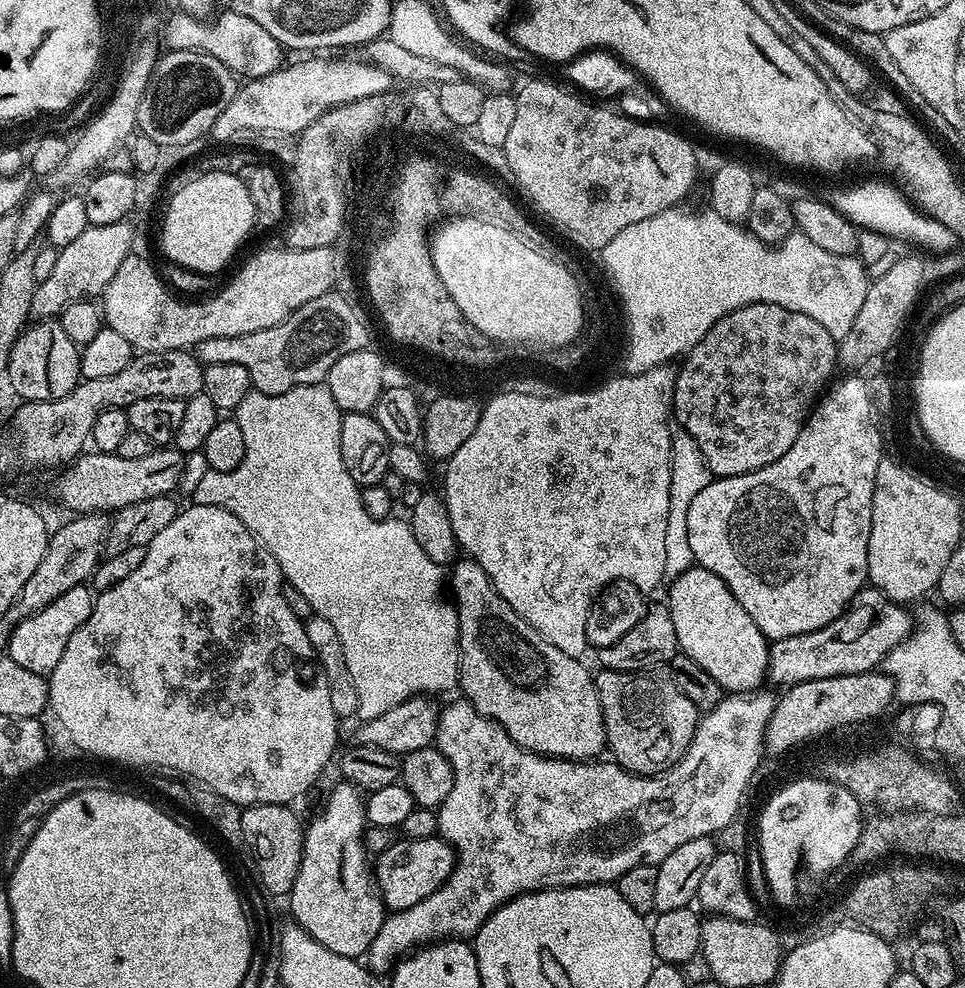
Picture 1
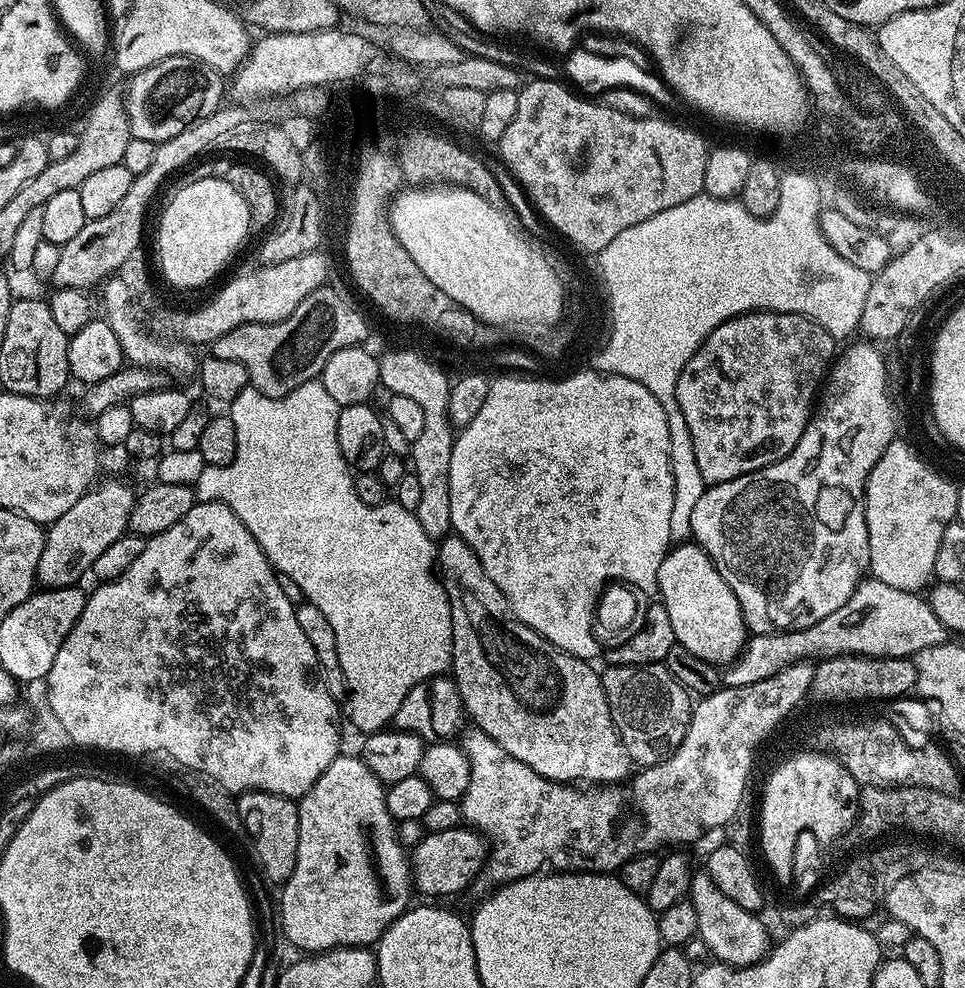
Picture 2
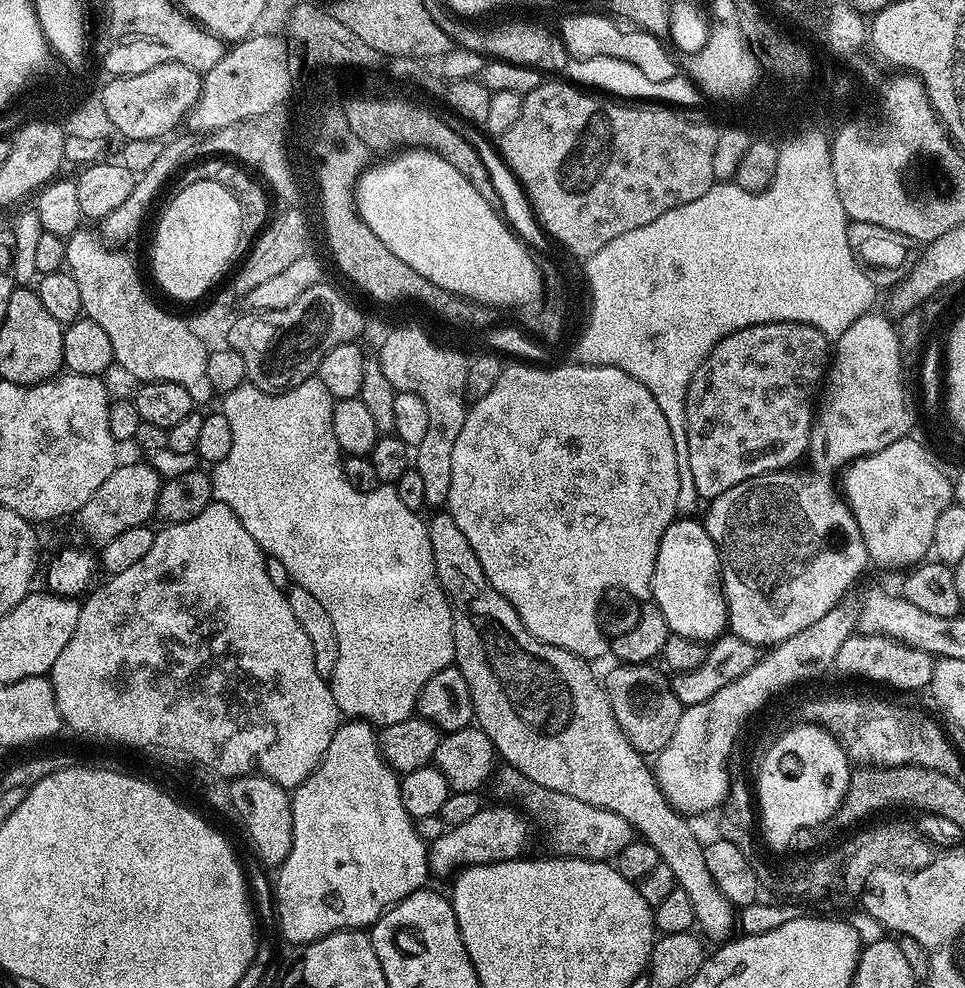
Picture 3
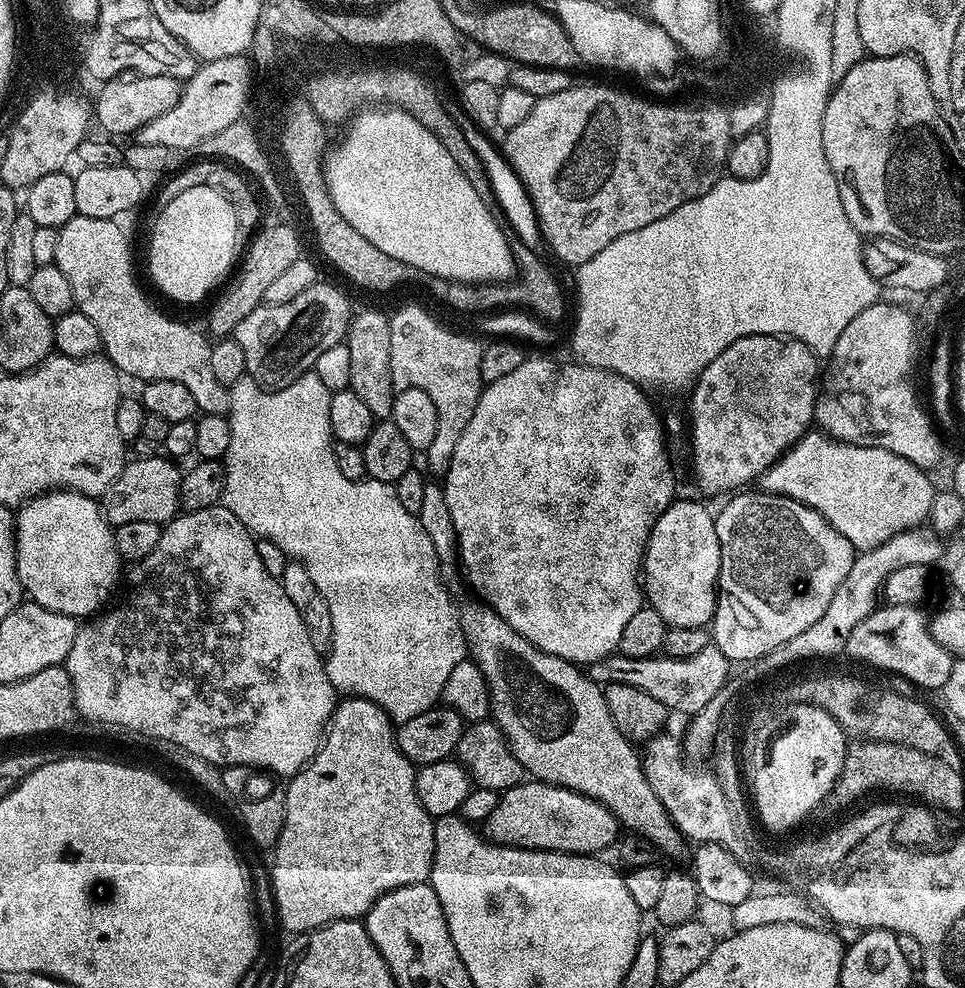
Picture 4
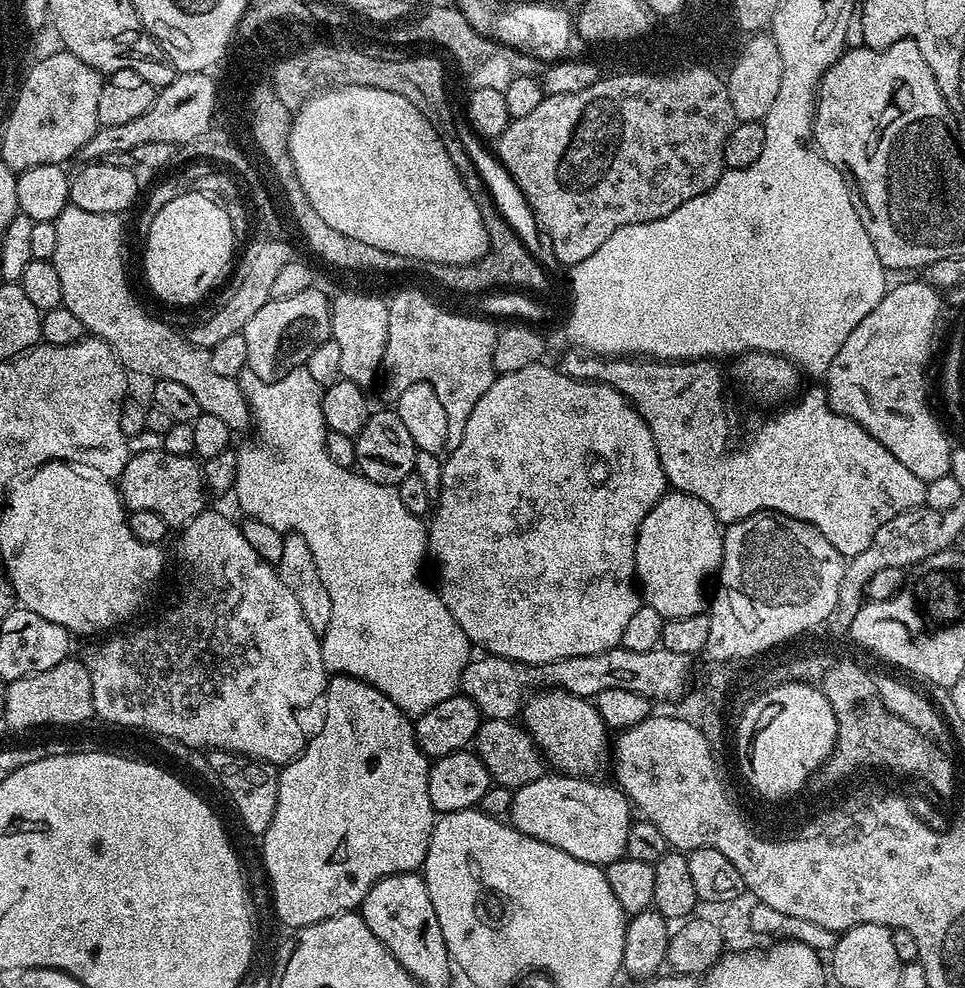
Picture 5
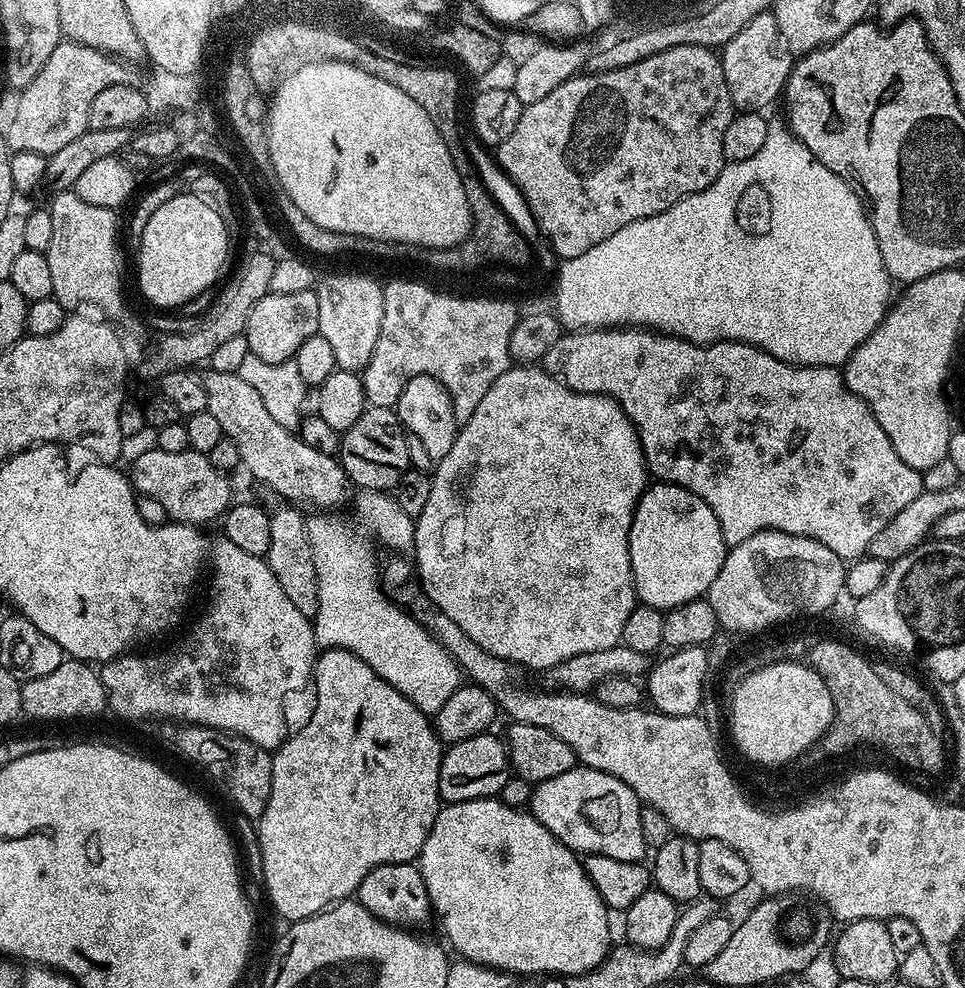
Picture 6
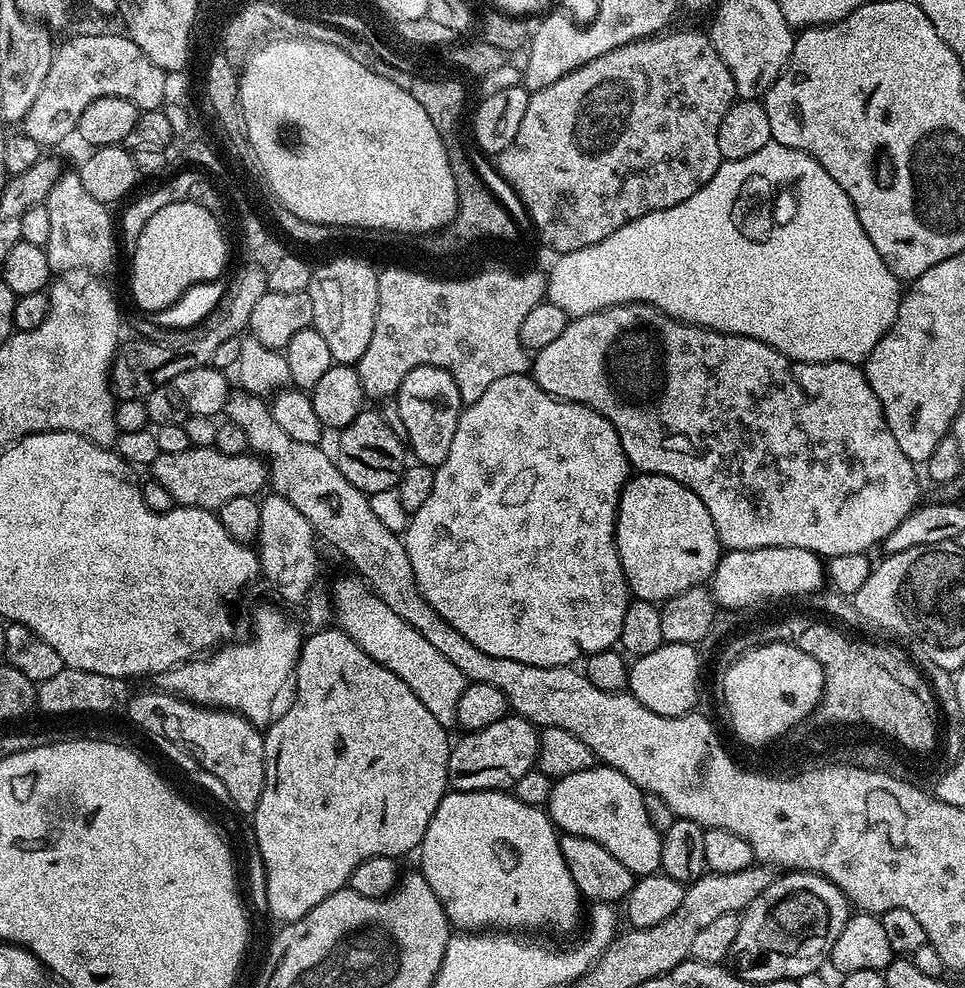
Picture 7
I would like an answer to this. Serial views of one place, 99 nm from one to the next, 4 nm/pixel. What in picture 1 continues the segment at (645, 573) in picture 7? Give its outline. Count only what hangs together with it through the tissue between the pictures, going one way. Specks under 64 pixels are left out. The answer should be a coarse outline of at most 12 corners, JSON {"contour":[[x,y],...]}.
{"contour":[[726,582],[667,588],[679,651],[725,693],[757,691],[770,641]]}

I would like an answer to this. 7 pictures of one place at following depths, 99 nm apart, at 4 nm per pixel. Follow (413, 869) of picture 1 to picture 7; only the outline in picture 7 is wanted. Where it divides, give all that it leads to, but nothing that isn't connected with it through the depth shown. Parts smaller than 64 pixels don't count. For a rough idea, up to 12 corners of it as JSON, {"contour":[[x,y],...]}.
{"contour":[[597,766],[553,783],[546,811],[637,878],[662,834],[626,774]]}

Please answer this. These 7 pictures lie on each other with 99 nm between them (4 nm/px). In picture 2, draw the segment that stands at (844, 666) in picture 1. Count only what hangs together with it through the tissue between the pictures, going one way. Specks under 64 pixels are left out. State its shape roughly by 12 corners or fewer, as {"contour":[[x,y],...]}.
{"contour":[[865,578],[846,606],[749,635],[750,686],[832,656],[915,658],[949,636],[923,595]]}

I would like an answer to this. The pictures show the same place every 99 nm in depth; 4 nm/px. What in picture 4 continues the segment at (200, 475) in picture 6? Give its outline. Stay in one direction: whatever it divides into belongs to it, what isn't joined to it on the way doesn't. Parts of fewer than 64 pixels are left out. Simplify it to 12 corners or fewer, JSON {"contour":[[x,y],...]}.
{"contour":[[167,455],[129,459],[102,497],[104,517],[165,525],[180,508]]}

